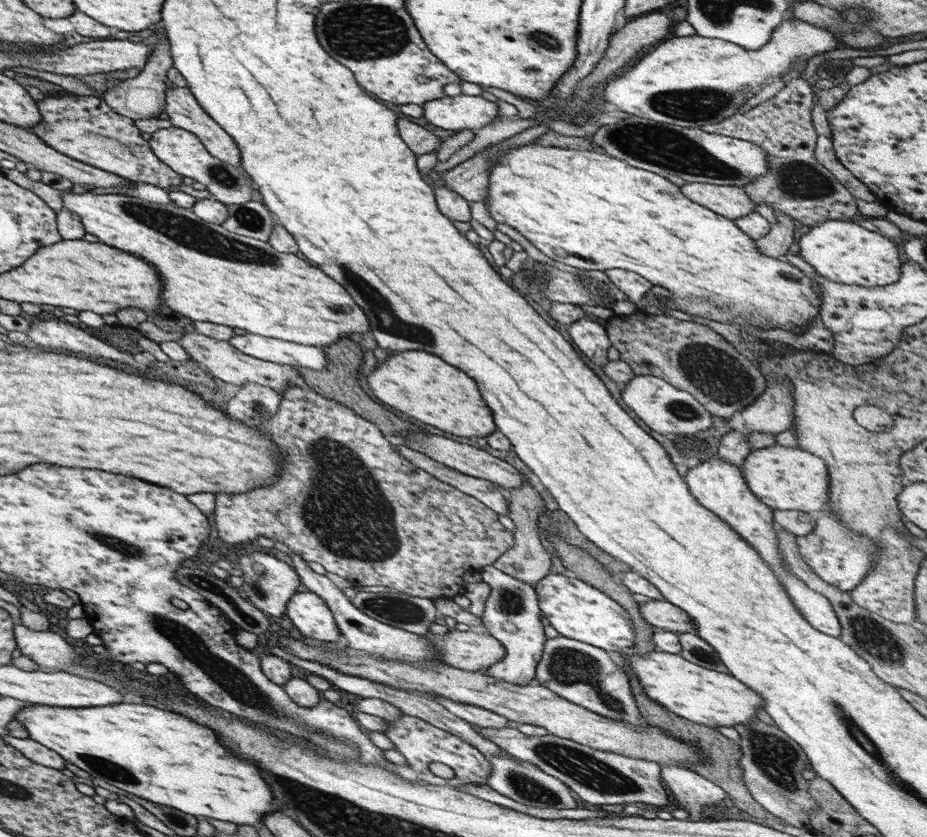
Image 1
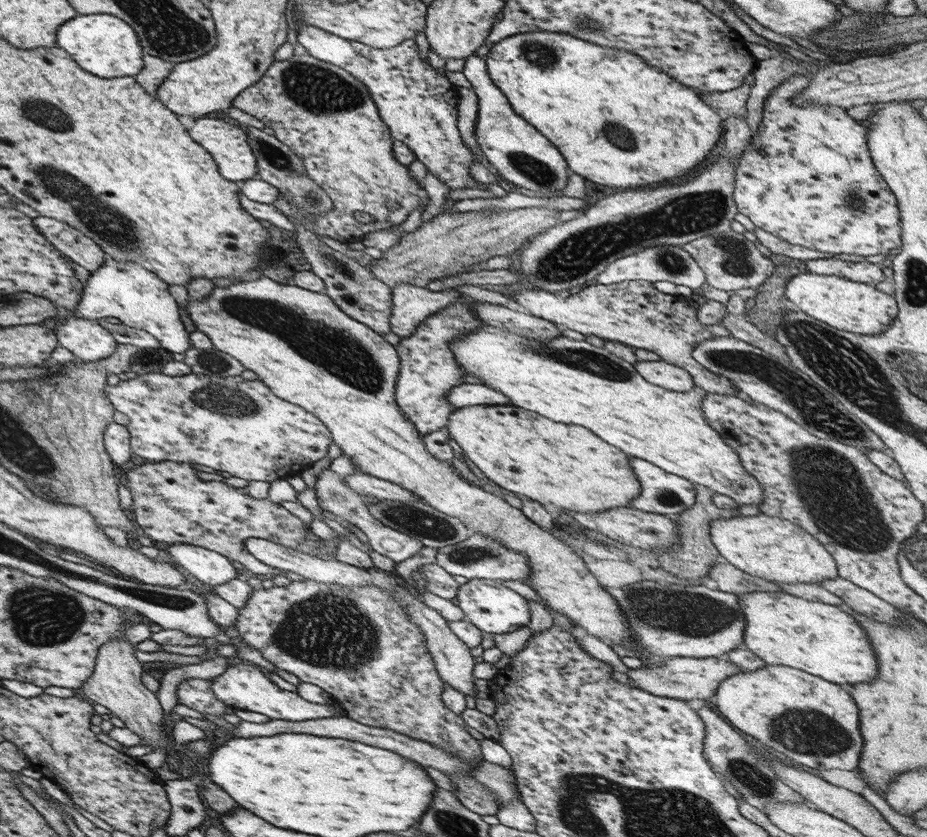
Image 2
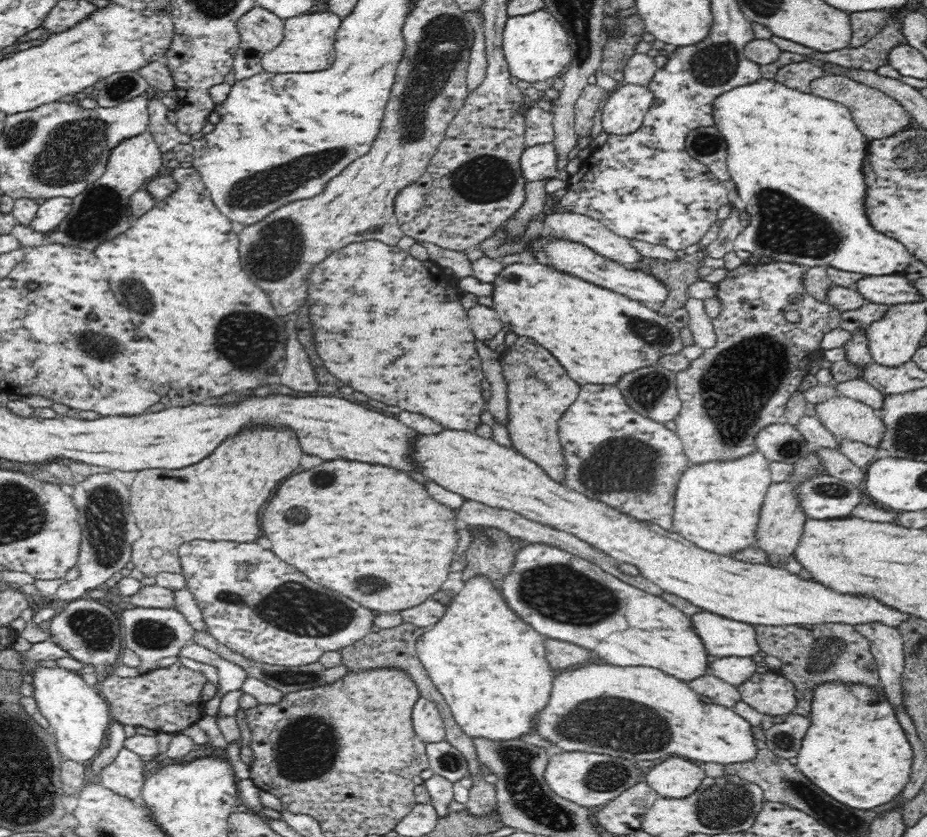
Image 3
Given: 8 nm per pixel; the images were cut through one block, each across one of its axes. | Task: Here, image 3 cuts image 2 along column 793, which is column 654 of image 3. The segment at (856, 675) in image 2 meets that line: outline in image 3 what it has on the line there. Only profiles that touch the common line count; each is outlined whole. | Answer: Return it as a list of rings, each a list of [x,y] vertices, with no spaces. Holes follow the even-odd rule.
[[[526,543],[524,548],[518,549],[512,572],[499,585],[499,594],[508,609],[538,634],[592,650],[600,654],[602,660],[608,664],[650,666],[687,683],[709,674],[711,657],[694,630],[691,616],[686,616],[662,597],[638,590],[604,572],[599,566],[559,548]]]

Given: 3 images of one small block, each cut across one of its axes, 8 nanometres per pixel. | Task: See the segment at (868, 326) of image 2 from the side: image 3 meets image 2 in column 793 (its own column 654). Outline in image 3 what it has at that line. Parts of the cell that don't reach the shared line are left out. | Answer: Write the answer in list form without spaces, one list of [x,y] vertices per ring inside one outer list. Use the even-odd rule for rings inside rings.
[[[542,233],[530,242],[526,242],[524,248],[527,248],[534,258],[538,254],[542,254],[542,258],[546,258],[545,265],[553,268],[556,272],[579,278],[604,290],[611,290],[628,300],[635,300],[636,302],[657,309],[668,298],[669,293],[666,285],[654,275],[636,270],[630,266],[616,262],[614,259],[606,258],[602,254],[598,254],[598,251],[594,251],[580,242]]]

